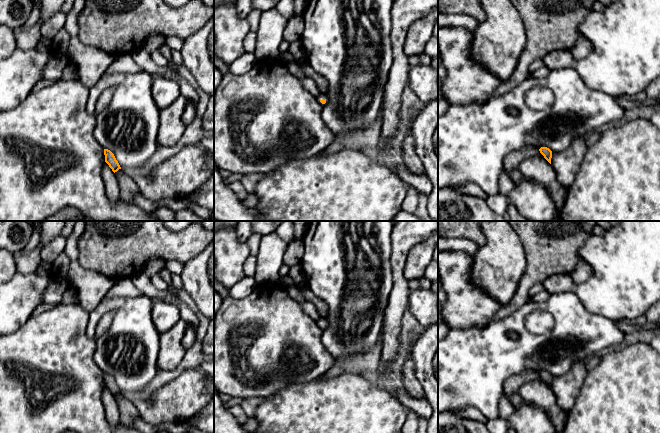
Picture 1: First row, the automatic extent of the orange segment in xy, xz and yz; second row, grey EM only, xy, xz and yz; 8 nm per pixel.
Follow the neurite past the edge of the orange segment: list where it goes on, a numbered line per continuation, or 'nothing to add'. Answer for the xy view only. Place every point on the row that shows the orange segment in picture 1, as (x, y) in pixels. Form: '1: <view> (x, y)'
nothing to add

